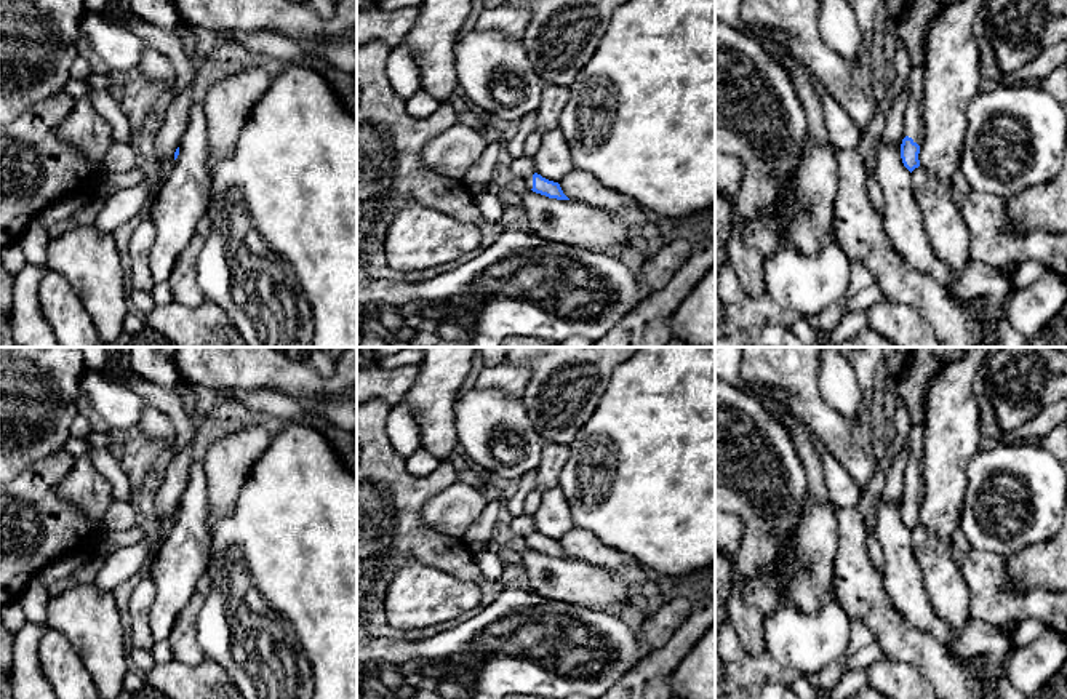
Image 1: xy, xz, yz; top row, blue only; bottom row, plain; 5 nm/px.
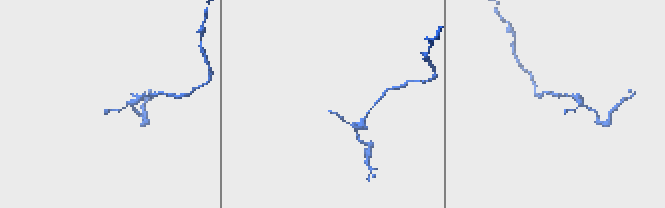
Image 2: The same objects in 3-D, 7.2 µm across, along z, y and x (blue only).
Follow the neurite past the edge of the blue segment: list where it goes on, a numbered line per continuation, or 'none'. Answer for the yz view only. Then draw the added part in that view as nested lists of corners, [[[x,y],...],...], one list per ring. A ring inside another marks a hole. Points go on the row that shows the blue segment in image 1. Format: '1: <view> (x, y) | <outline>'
1: yz (912, 120) | [[[923,66],[912,67],[907,80],[910,96],[904,115],[904,130],[905,130],[905,136],[912,138],[913,142],[917,142],[918,146],[923,141],[923,120],[920,109],[923,101],[923,80],[925,80]]]

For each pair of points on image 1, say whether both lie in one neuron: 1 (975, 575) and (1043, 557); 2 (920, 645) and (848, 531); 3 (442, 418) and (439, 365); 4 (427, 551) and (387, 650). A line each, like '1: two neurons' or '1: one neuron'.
1: two neurons
2: one neuron
3: one neuron
4: two neurons

